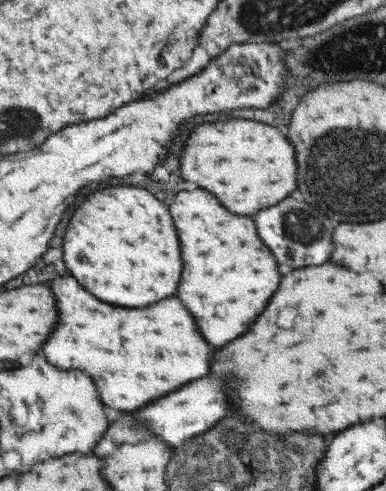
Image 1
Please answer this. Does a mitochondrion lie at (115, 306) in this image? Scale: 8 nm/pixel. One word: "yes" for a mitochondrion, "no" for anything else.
no

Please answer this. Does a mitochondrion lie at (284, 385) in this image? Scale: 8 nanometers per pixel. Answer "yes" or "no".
no

